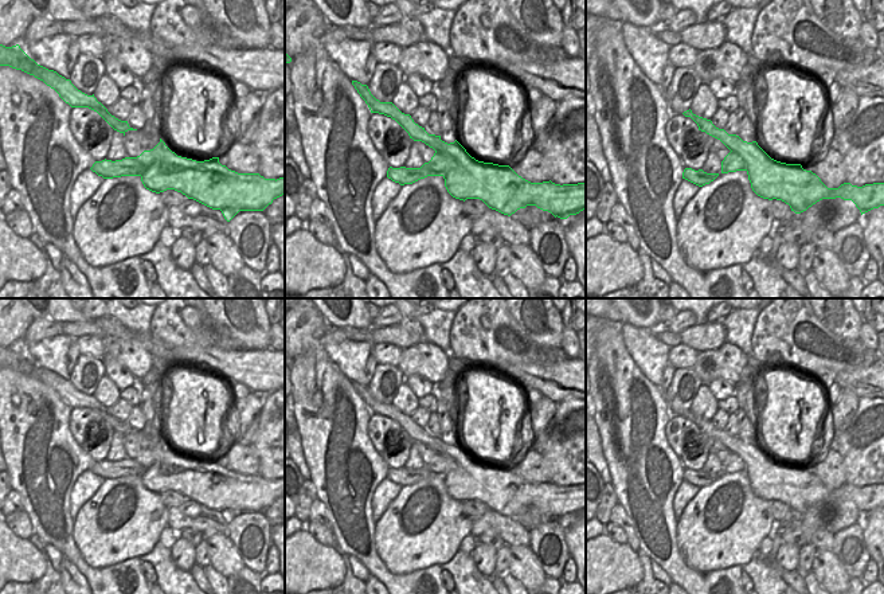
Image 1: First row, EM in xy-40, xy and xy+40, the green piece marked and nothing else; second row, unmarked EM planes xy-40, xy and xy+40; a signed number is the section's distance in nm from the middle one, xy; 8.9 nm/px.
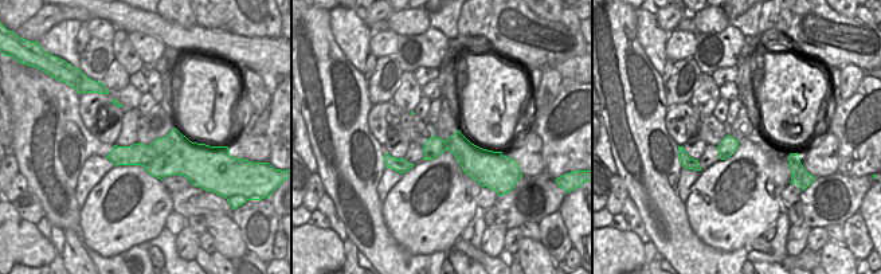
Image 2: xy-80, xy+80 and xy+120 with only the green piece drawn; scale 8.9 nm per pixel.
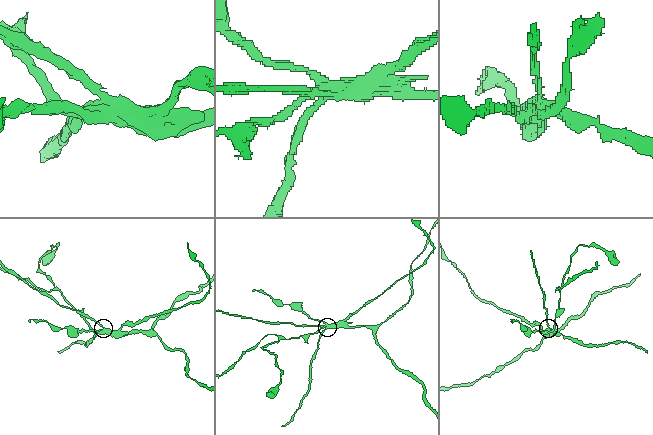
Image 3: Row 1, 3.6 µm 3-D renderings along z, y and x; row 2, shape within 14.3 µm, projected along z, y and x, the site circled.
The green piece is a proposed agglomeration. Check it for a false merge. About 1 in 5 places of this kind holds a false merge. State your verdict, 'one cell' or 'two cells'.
two cells

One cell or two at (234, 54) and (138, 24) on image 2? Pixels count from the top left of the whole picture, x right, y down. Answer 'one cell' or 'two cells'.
one cell

